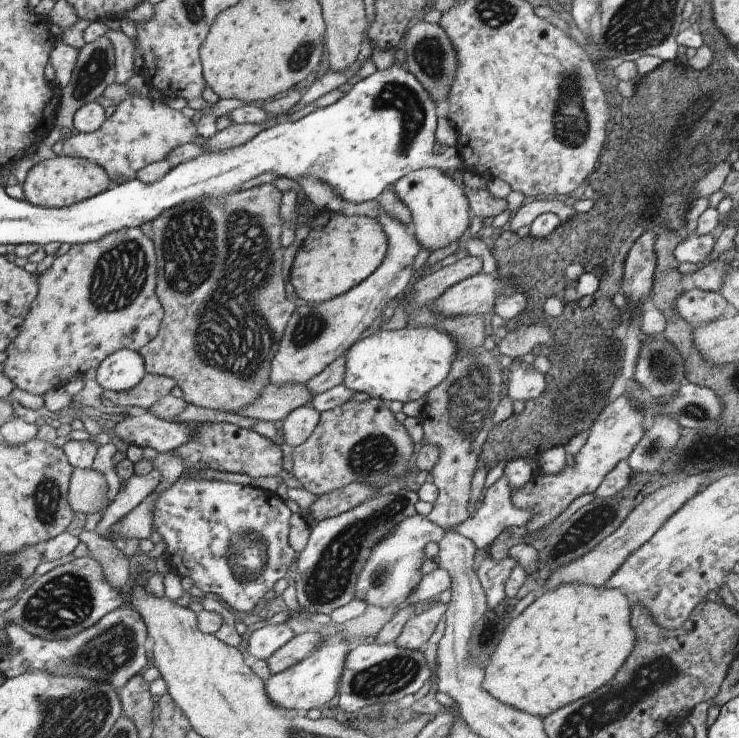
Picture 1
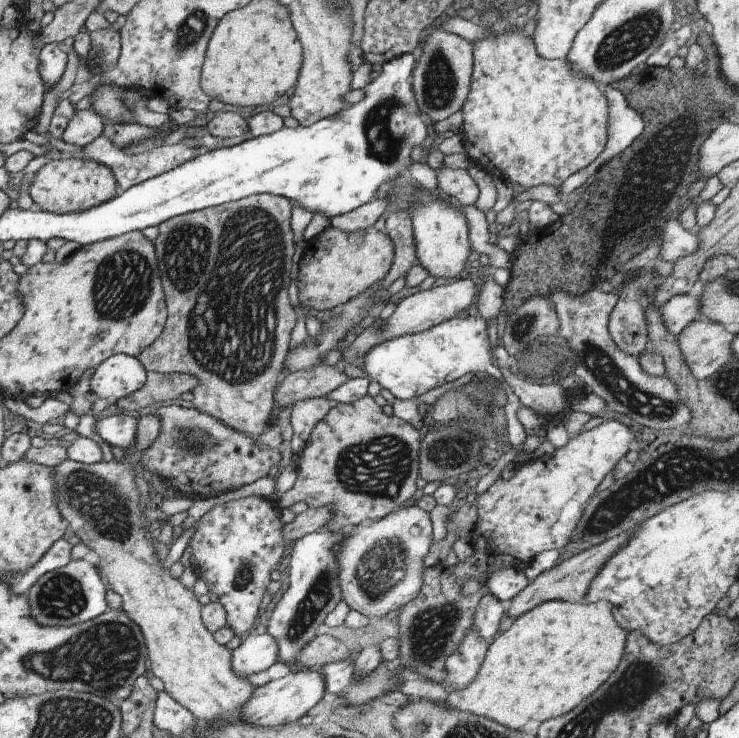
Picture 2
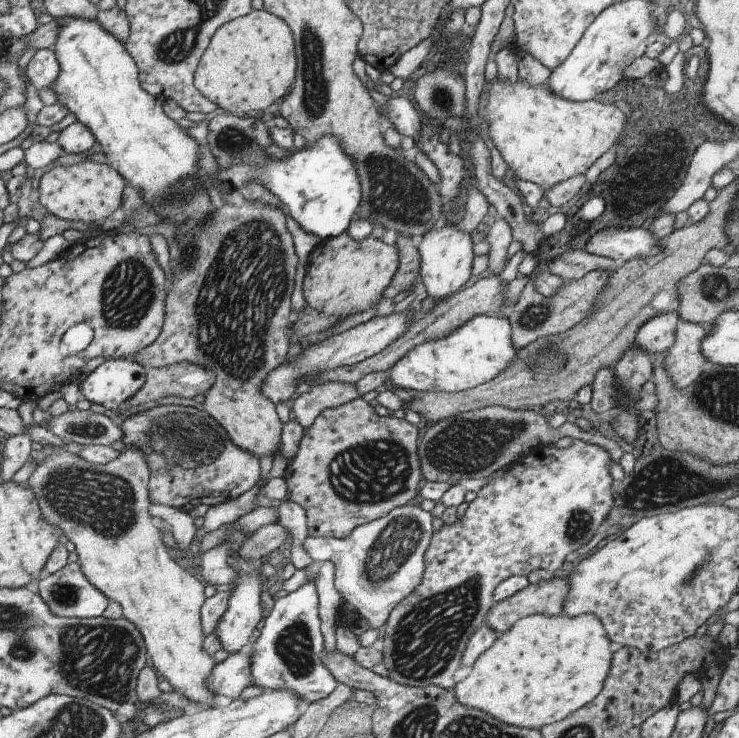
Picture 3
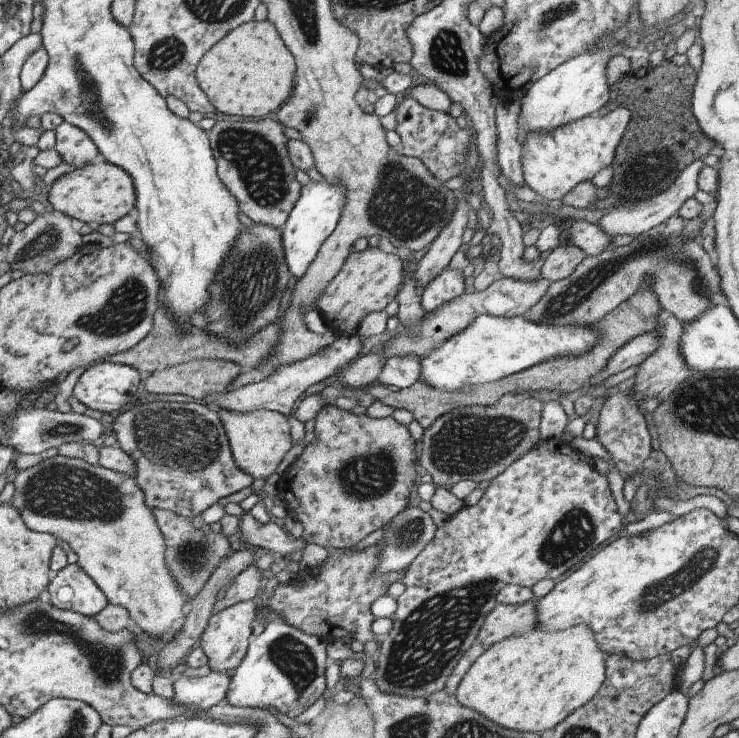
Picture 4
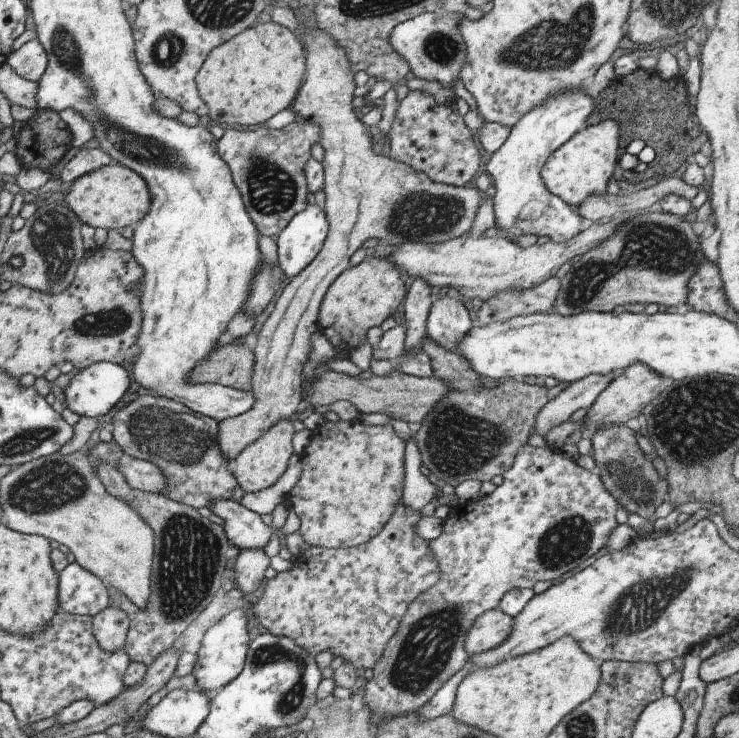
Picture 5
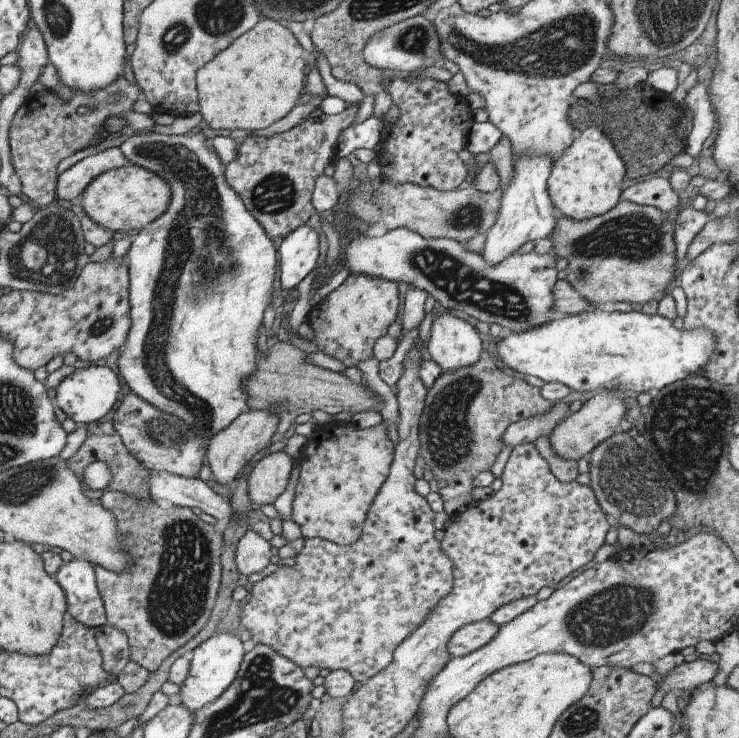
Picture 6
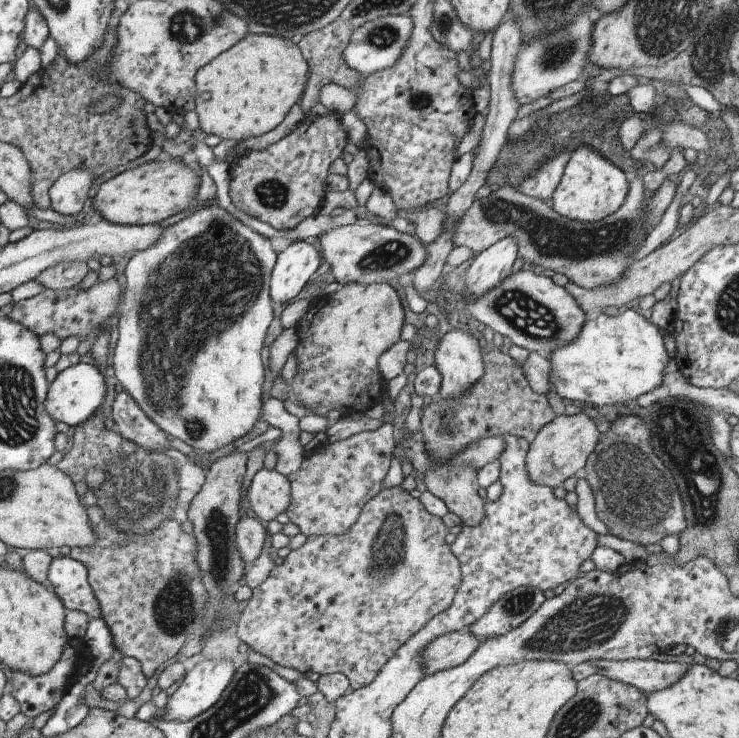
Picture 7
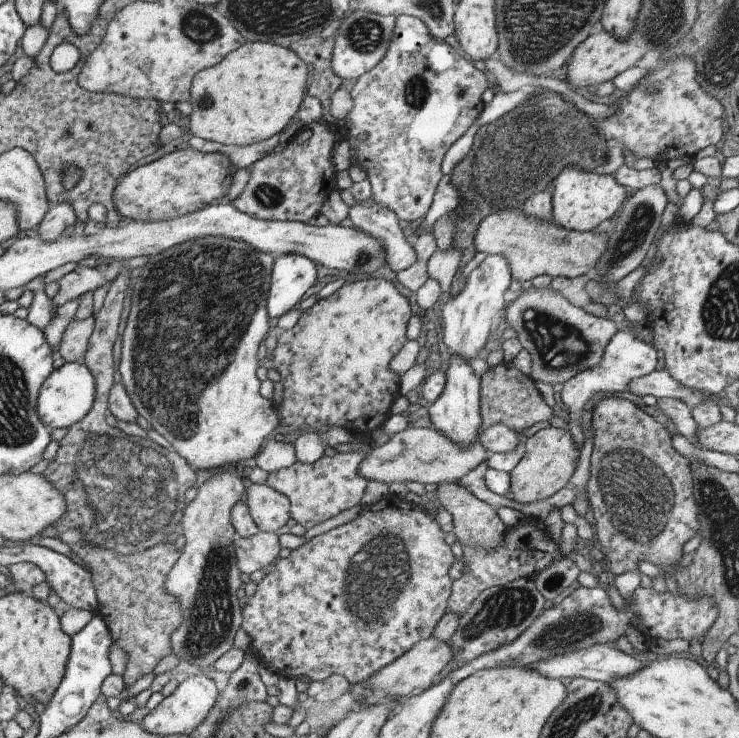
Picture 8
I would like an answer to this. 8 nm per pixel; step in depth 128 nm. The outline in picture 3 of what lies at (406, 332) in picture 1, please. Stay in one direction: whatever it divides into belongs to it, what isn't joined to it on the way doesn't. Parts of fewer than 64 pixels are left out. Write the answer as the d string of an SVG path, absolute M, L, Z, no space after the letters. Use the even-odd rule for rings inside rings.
M496 315L473 316L453 334L445 338L427 340L405 352L395 366L388 368L388 384L408 393L457 392L473 388L497 378L503 370L517 362L517 350L511 342L511 326L507 317Z

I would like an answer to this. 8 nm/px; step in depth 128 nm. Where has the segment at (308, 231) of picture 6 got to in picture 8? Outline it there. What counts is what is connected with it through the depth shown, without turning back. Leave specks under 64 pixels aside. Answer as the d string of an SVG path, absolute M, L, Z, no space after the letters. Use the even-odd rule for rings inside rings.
M290 253L274 258L266 299L268 318L279 318L293 309L315 280L315 263L304 255Z

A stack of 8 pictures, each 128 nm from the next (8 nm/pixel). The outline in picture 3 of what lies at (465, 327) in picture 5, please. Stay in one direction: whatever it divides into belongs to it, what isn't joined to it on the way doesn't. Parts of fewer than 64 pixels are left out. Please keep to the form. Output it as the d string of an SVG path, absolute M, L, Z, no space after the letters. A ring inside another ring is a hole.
M437 222L430 227L429 232L423 234L423 238L416 241L416 249L420 260L420 277L421 291L429 298L437 300L449 296L458 290L467 282L470 277L471 260L473 260L473 252L471 251L471 236L461 232L457 224L445 224Z

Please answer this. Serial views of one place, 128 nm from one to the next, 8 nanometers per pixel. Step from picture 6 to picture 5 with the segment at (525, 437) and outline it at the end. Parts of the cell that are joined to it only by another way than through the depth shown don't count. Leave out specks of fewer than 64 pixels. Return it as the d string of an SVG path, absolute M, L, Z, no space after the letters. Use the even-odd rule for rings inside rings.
M614 373L594 374L581 378L559 390L557 397L549 399L538 411L534 423L537 434L544 436L552 426L568 421L578 408L590 408L612 380Z

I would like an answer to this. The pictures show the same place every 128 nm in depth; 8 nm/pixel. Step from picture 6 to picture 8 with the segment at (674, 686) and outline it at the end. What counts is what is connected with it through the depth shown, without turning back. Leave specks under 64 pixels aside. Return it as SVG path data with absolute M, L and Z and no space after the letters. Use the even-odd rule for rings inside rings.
M595 644L594 646L575 650L574 652L569 652L538 664L533 664L529 666L530 669L538 671L541 675L545 677L550 677L551 679L560 678L576 678L582 677L583 679L588 679L591 681L600 681L601 683L611 683L614 679L621 679L629 677L630 675L635 675L639 670L644 668L644 662L639 662L637 658L633 658L632 655L628 655L624 650L619 648L613 648L606 644Z

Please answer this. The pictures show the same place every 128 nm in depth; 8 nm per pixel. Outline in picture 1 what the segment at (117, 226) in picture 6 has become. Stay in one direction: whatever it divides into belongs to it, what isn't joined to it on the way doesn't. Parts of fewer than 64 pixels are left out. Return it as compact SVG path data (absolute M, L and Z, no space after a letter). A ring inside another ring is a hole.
M58 154L41 160L29 168L21 184L21 190L25 201L40 207L57 209L93 198L111 185L110 179L101 166L87 159Z

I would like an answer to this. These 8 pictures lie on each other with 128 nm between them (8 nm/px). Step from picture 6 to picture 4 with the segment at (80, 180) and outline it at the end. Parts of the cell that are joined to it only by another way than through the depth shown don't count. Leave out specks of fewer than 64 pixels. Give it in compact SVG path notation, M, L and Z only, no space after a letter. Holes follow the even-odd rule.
M61 122L55 128L55 146L53 147L62 159L62 162L77 168L79 164L87 164L98 151L93 142L79 128Z

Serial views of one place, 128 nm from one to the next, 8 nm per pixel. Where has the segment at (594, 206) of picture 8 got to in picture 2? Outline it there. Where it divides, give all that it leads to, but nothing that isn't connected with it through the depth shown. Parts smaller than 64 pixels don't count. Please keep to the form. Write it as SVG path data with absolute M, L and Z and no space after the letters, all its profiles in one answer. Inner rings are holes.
M487 8L481 12L481 23L487 32L491 36L485 36L485 38L479 38L472 42L473 52L473 70L471 71L471 84L469 84L469 94L461 106L461 114L463 117L463 123L461 128L464 142L464 155L470 160L471 164L475 164L480 167L486 174L490 173L501 180L509 180L511 184L519 184L523 188L533 188L533 186L539 186L539 184L545 184L545 186L557 186L559 188L563 184L563 180L567 176L571 176L574 172L583 170L590 162L593 162L599 153L603 150L605 143L607 142L607 119L608 108L607 100L603 96L602 91L598 86L593 86L591 78L583 78L581 74L577 74L571 64L567 60L545 60L541 56L537 56L535 52L535 46L533 46L533 40L529 36L523 36L523 31L519 27L509 26L507 20L505 20L504 14L499 12L497 8Z

